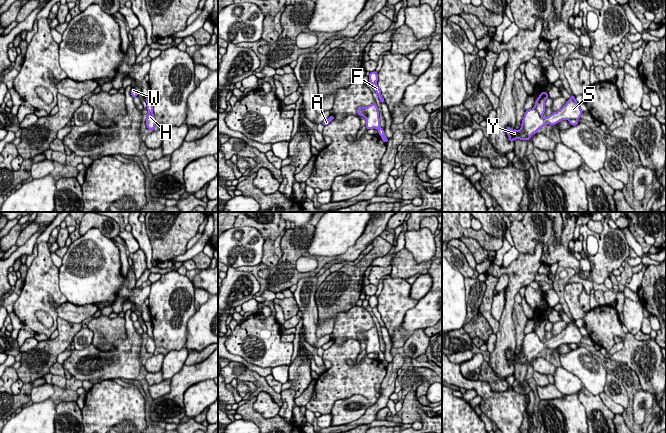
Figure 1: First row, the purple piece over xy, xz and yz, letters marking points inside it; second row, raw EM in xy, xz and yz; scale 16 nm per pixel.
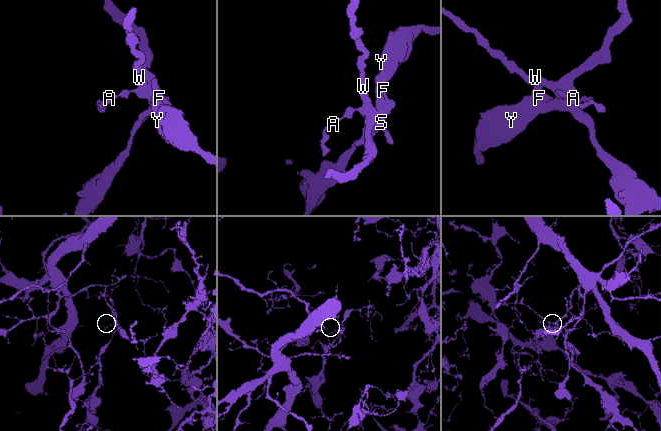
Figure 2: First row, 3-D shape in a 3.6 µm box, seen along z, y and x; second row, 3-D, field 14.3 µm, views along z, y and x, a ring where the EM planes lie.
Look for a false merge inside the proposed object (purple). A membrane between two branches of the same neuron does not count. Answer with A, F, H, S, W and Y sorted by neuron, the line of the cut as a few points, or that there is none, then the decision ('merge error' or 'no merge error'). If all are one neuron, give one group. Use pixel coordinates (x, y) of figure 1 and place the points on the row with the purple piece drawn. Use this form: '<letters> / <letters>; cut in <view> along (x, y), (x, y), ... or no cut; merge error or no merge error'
A H S W Y / F; cut in yz along (534, 107), (541, 117); merge error

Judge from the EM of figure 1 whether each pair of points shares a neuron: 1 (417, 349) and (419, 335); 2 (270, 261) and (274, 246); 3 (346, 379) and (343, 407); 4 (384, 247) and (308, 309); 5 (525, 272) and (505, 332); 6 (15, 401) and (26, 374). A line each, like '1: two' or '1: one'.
1: one
2: one
3: two
4: two
5: one
6: two

